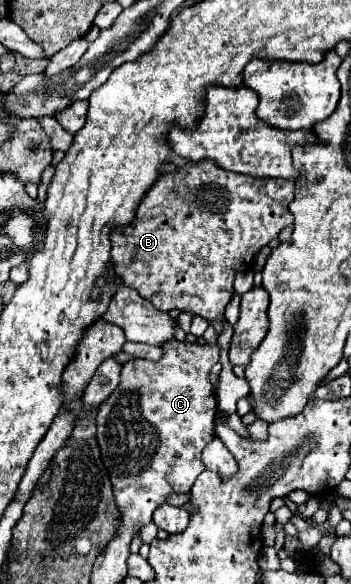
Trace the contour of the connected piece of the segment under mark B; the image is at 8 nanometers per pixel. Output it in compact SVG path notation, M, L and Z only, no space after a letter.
M200 161L196 165L184 165L180 167L178 171L174 173L164 173L156 185L146 193L146 197L142 199L140 207L138 207L138 213L136 213L136 219L122 227L122 231L114 231L112 233L112 259L114 259L114 271L116 275L126 283L126 287L132 287L136 289L144 299L148 299L156 309L160 311L172 311L172 309L178 309L178 311L188 311L192 315L200 315L204 319L208 319L210 323L220 319L224 315L224 309L228 305L228 301L232 299L234 295L234 289L232 289L232 283L234 283L234 277L236 273L242 273L242 271L248 271L250 269L250 263L254 259L254 255L266 247L272 239L278 237L278 233L292 223L292 213L288 211L288 205L294 197L294 179L254 179L254 177L248 177L248 175L238 175L238 173L232 173L232 171L226 171L226 169L220 169L216 163L210 163L210 161Z

